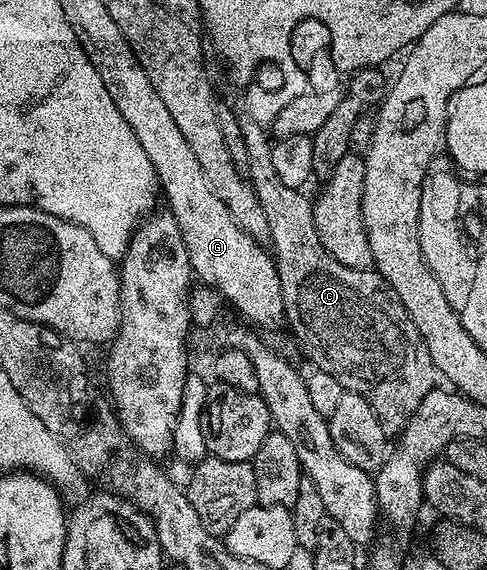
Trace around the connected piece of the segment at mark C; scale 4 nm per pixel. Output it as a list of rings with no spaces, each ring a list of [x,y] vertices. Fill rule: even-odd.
[[[250,118],[241,120],[241,133],[246,143],[248,151],[249,169],[247,178],[254,188],[254,194],[258,196],[258,202],[264,207],[264,215],[268,219],[268,238],[269,244],[274,244],[272,247],[272,256],[278,267],[280,275],[280,291],[284,299],[284,321],[285,324],[290,324],[292,332],[298,336],[302,343],[303,349],[306,351],[307,357],[310,359],[313,368],[320,372],[327,372],[332,375],[348,393],[359,393],[364,399],[368,399],[368,403],[372,407],[372,411],[376,411],[376,415],[380,419],[380,427],[384,427],[387,438],[397,438],[398,434],[408,423],[408,419],[416,411],[416,407],[420,407],[420,399],[424,399],[424,395],[428,395],[428,391],[436,388],[436,370],[432,363],[432,355],[428,355],[428,347],[424,343],[424,339],[420,335],[420,331],[416,331],[416,323],[412,323],[412,319],[408,315],[408,311],[404,307],[404,303],[400,303],[400,299],[396,295],[396,291],[392,291],[392,287],[382,278],[377,269],[371,267],[368,269],[357,269],[356,267],[344,267],[344,263],[340,263],[336,259],[332,259],[332,255],[328,255],[328,251],[324,251],[324,247],[320,243],[320,235],[316,235],[316,223],[314,222],[314,203],[308,196],[305,197],[305,192],[302,189],[293,189],[288,187],[288,183],[283,183],[280,177],[276,175],[276,169],[272,165],[271,159],[271,140],[265,126],[257,124]]]

